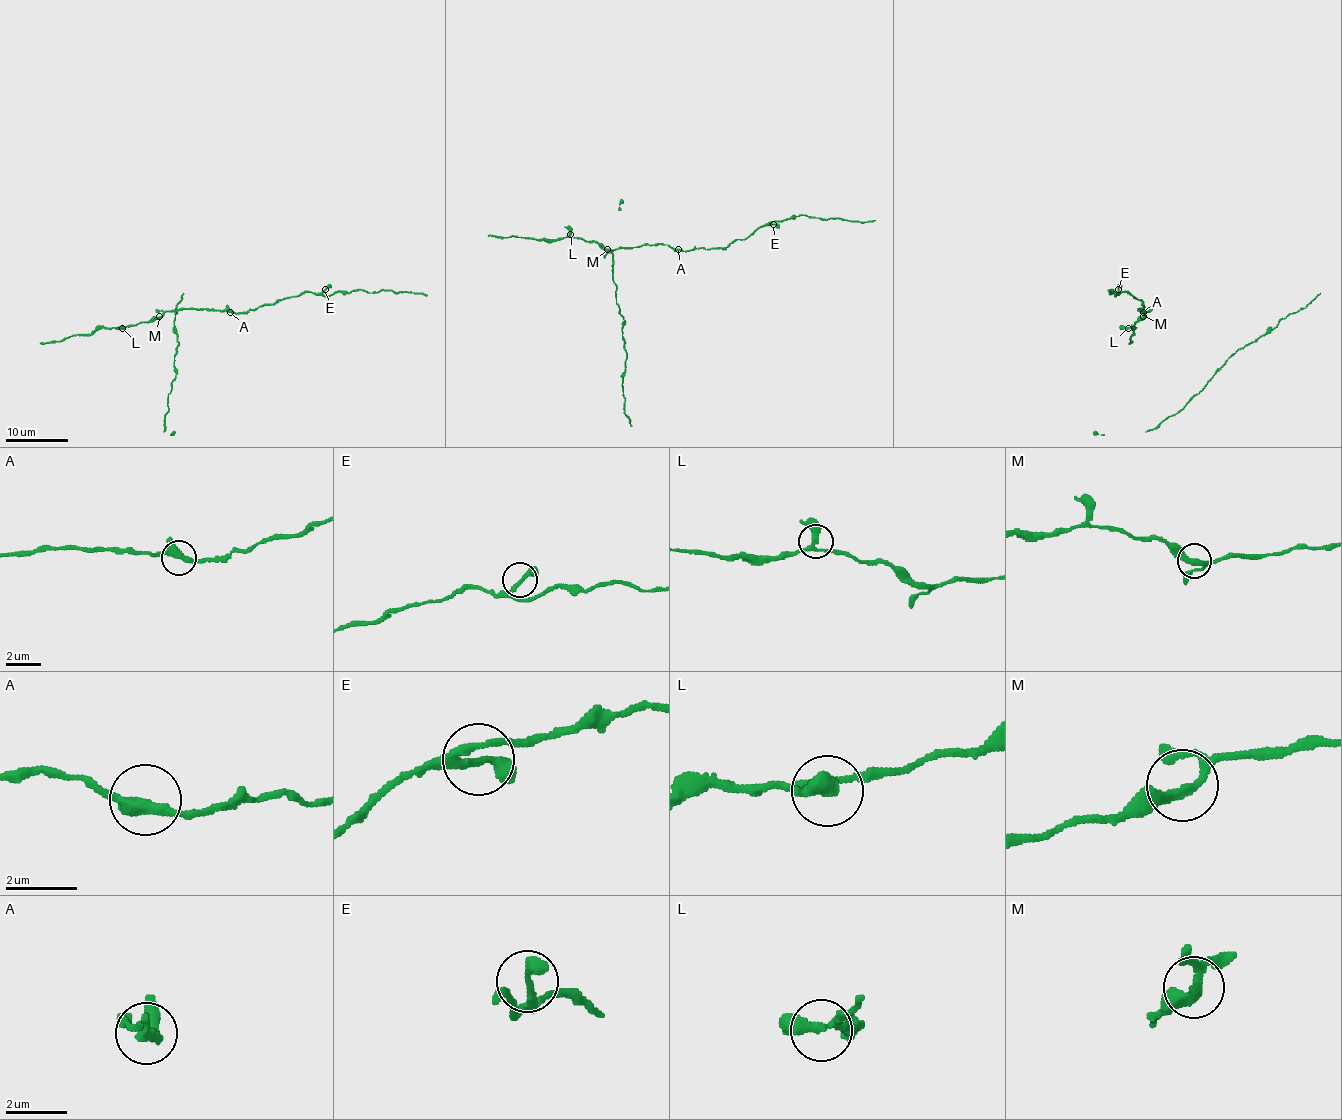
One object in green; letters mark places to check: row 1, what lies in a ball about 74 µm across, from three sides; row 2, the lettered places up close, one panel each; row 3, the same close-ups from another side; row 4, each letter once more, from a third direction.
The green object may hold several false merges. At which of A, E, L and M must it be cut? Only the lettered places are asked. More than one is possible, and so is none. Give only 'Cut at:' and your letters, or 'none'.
Cut at: none

